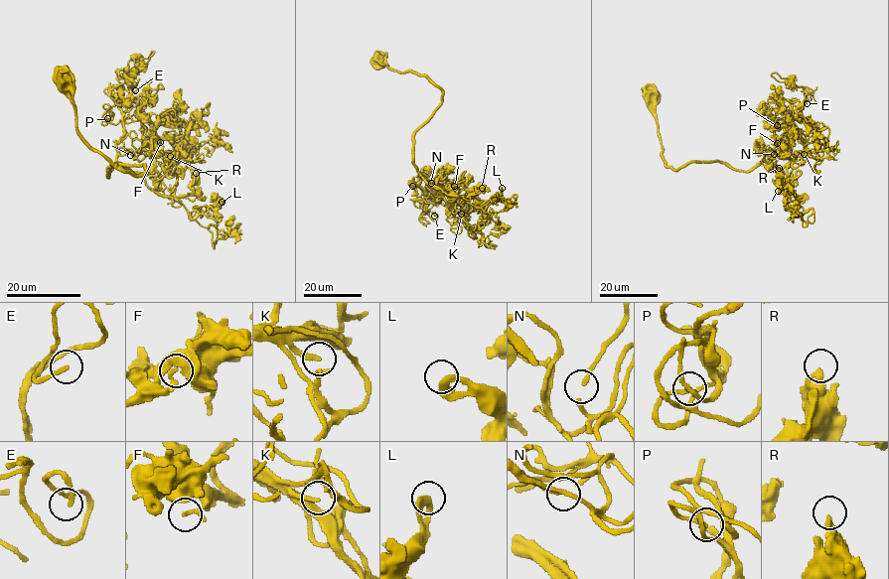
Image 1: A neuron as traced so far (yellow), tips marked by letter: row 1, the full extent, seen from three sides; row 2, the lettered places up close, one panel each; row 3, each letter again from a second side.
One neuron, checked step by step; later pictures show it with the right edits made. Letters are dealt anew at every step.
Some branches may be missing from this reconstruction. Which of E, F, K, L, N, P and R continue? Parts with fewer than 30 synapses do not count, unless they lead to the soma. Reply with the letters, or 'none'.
E, K

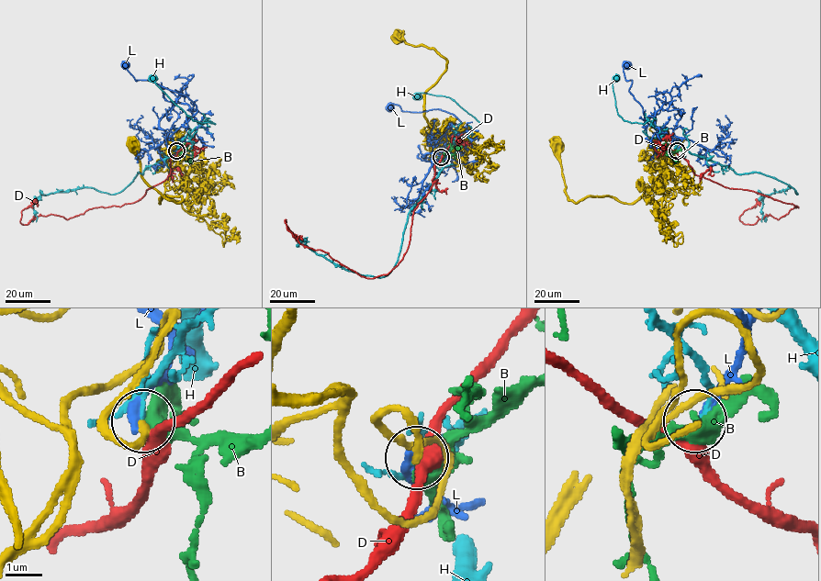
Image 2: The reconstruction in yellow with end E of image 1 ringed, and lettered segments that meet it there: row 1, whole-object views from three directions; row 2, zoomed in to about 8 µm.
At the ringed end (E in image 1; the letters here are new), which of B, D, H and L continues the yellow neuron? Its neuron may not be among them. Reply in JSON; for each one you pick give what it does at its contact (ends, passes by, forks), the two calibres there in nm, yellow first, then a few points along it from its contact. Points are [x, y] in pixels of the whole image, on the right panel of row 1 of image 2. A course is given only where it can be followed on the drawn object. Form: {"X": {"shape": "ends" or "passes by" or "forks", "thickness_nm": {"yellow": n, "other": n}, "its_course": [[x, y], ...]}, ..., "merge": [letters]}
{"merge": []}

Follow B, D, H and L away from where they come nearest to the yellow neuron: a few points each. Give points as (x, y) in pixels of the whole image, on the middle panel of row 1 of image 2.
B: (441, 157), (460, 147), (454, 159)
D: (441, 155), (413, 211), (407, 251), (387, 274), (360, 276), (301, 244), (285, 220), (302, 236)
H: (441, 157), (479, 123), (452, 98), (422, 93), (417, 96)
L: (441, 156), (443, 160), (433, 161), (434, 143), (461, 122), (440, 109), (403, 111), (399, 106), (390, 106)

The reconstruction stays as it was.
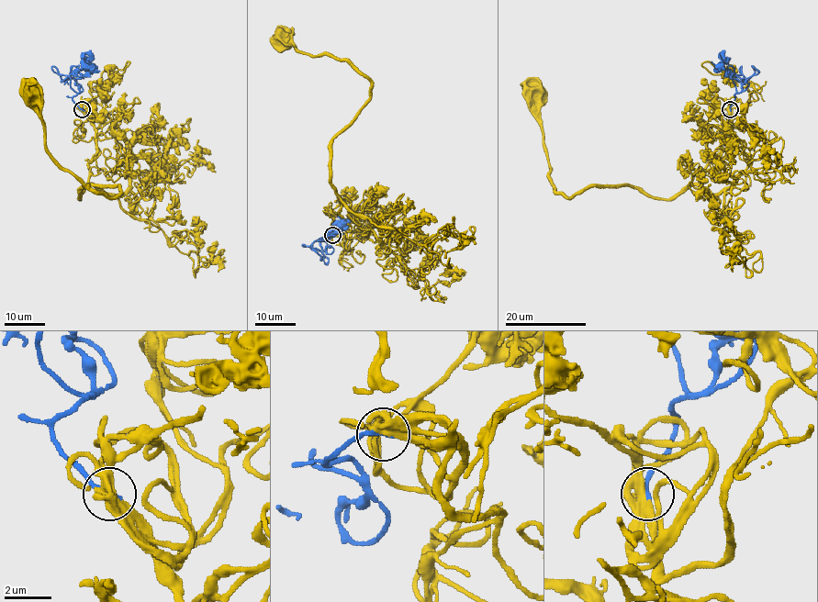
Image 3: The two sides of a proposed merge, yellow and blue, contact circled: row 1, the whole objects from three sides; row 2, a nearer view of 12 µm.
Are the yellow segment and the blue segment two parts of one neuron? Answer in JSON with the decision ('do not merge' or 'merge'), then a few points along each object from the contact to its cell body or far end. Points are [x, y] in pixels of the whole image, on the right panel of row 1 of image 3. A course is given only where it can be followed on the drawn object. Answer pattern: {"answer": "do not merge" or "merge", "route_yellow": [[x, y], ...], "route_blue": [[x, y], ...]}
{"answer": "merge", "route_yellow": [[730, 109], [721, 151], [674, 197], [652, 198], [614, 186], [584, 187], [565, 197], [550, 178], [533, 92]], "route_blue": [[730, 109], [734, 100], [736, 87], [733, 74], [722, 66], [723, 50]]}

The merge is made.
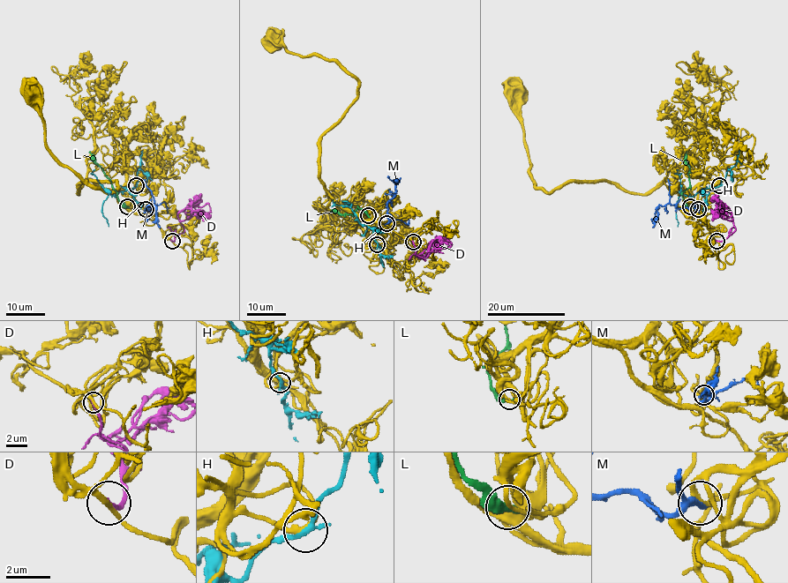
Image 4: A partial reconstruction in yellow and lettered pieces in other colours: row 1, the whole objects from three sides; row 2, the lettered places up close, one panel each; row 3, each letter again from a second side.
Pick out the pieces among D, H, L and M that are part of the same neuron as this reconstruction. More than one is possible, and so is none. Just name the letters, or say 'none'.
D

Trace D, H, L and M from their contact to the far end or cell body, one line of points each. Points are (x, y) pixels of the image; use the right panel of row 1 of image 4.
D: (716, 241), (723, 241), (735, 229), (732, 222), (726, 220), (724, 206), (721, 203)
H: (719, 185), (706, 194), (701, 190), (693, 196), (681, 195), (676, 205), (677, 226)
L: (691, 206), (682, 197), (690, 185), (686, 152)
M: (698, 210), (692, 212), (669, 204), (659, 205), (653, 227)

